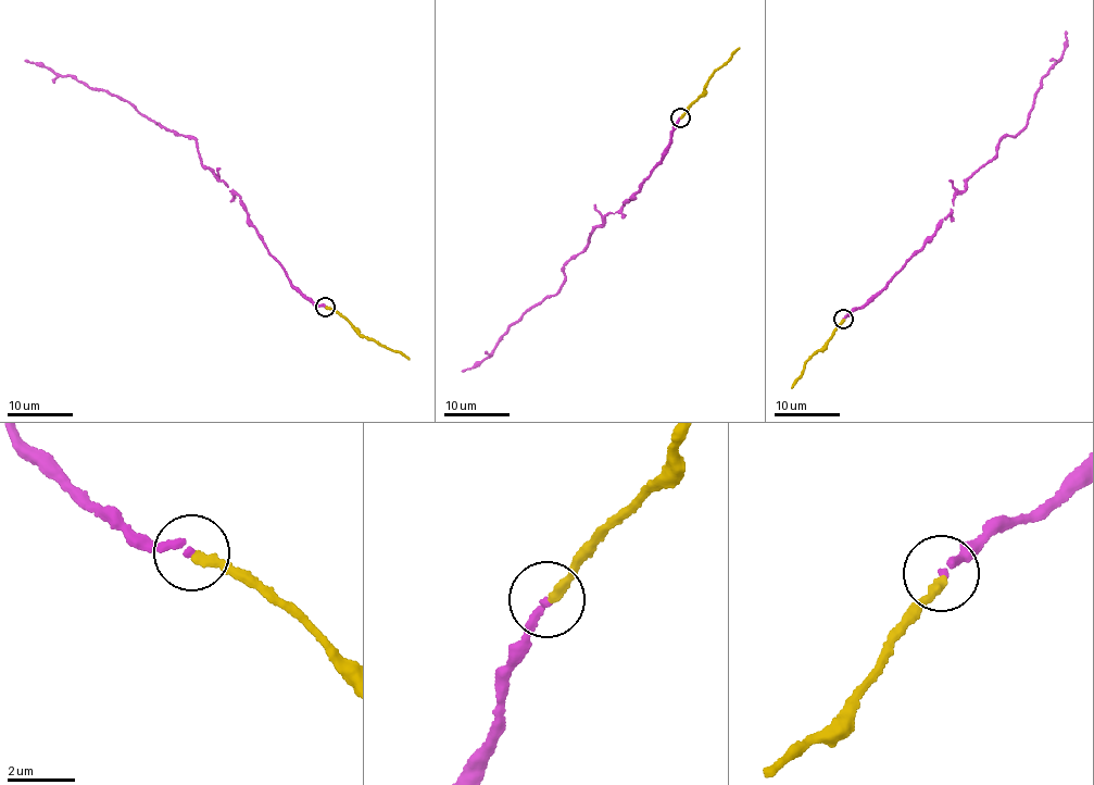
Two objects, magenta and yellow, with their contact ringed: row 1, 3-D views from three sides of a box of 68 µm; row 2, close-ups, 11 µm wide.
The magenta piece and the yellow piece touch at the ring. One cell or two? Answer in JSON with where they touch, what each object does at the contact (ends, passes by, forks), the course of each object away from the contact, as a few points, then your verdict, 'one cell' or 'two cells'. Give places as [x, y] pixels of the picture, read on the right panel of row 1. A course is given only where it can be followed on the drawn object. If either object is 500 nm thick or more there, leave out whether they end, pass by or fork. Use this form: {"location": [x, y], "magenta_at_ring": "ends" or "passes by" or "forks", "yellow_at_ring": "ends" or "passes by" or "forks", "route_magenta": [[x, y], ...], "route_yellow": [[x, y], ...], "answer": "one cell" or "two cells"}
{"location": [843, 319], "magenta_at_ring": "ends", "yellow_at_ring": "ends", "route_magenta": [[843, 319], [879, 295], [928, 241], [1002, 138], [1026, 127], [1066, 30]], "route_yellow": [[843, 319], [825, 346], [804, 362], [792, 387]], "answer": "one cell"}

